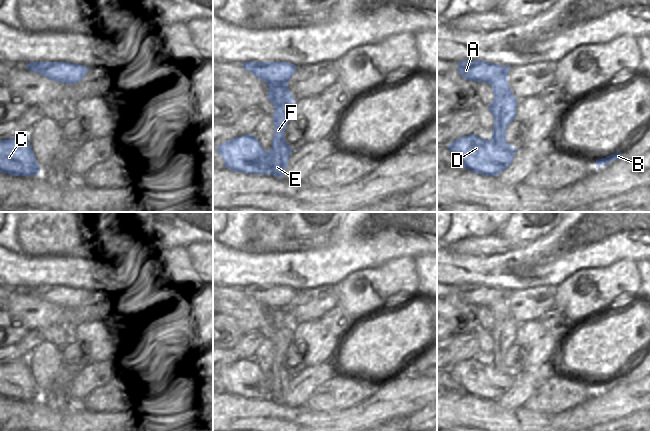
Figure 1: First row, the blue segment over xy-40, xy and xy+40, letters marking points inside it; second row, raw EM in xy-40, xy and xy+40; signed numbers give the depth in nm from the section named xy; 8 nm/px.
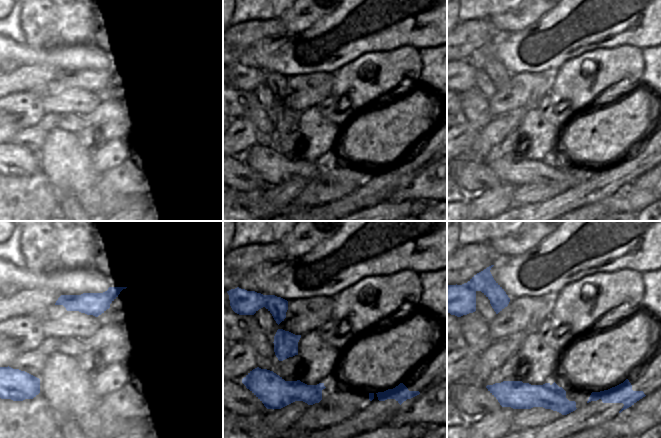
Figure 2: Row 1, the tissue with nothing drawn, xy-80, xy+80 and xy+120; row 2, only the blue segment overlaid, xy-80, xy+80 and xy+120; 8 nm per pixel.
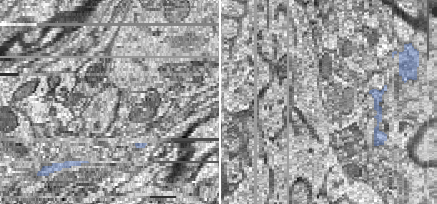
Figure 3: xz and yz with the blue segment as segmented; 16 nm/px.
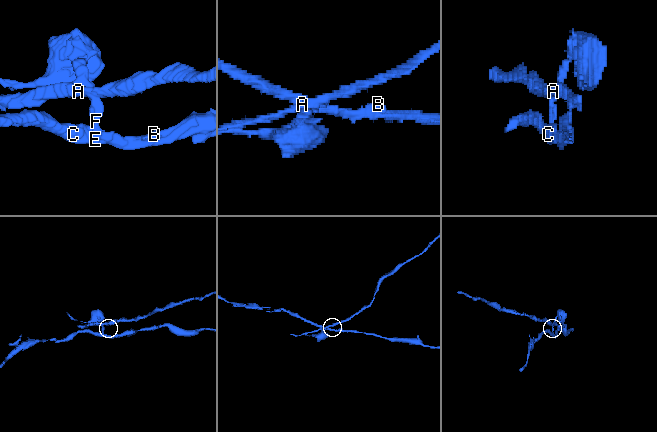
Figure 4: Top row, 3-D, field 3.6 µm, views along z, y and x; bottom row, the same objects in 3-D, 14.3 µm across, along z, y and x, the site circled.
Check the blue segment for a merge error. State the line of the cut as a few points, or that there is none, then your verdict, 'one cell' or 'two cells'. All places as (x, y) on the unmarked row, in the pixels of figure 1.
cut in xy along (286, 309), (282, 317), (271, 318); two cells

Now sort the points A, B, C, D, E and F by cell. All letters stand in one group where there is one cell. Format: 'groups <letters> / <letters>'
groups A / B C D E F

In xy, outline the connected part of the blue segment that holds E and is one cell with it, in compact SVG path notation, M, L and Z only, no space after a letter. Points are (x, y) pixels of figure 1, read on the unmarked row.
M286 310L283 318L272 319L268 313L268 324L274 329L274 361L268 377L255 360L239 360L216 371L227 393L245 398L271 398L281 402L288 389L291 372L284 363L286 349L292 343L294 322Z

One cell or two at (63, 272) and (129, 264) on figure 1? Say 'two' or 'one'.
one

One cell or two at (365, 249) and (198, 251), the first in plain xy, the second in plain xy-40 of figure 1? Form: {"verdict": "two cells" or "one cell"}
{"verdict": "two cells"}

